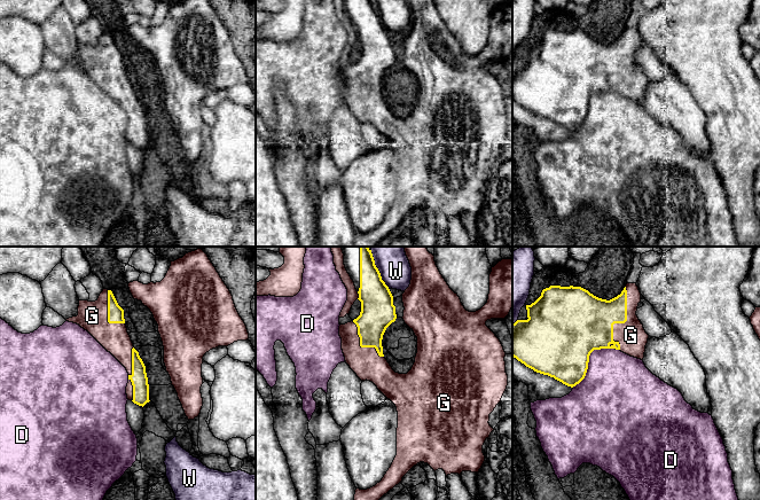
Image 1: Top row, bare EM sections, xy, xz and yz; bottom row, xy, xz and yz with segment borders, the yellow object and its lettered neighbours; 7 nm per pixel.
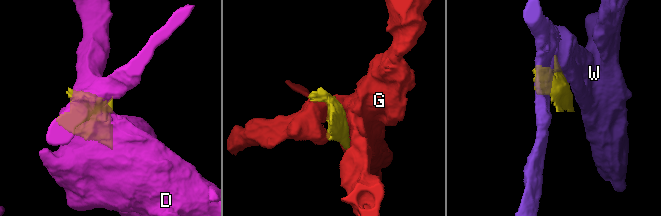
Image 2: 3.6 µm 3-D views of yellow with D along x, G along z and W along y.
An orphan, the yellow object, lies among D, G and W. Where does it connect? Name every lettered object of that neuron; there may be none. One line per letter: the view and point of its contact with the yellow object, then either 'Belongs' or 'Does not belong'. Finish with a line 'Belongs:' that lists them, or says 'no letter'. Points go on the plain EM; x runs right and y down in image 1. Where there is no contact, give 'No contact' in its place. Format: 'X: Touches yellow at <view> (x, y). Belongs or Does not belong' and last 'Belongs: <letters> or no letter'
D: Touches yellow at yz (588, 100). Does not belong
G: Touches yellow at yz (624, 65). Belongs
W: Touches yellow at xz (380, 16). Does not belong
Belongs: G

